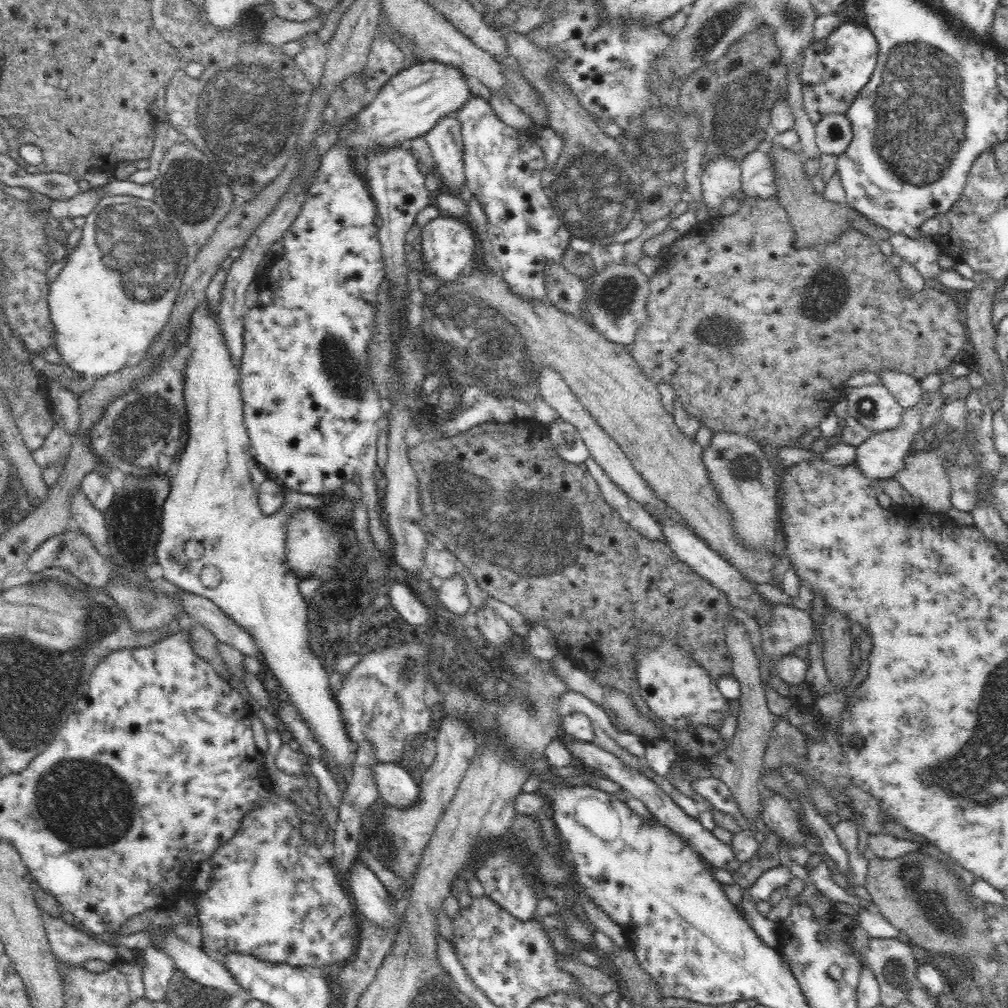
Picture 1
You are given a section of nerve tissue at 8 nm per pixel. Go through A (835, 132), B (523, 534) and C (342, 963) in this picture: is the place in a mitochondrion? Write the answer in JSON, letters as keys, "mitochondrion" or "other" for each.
{"A":"other","B":"mitochondrion","C":"other"}

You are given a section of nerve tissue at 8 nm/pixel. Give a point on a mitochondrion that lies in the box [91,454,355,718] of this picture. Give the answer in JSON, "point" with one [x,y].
{"point":[133,518]}

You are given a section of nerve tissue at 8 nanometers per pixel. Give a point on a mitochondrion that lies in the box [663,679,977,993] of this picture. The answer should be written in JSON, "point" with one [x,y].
{"point":[936,913]}

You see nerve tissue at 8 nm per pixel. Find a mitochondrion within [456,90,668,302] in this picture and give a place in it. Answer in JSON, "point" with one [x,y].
{"point":[596,182]}

